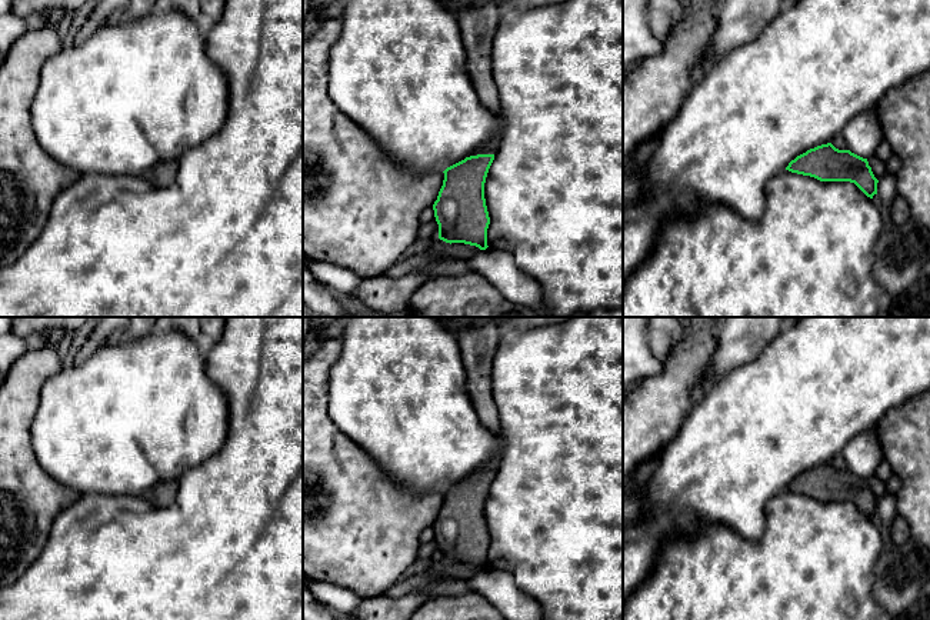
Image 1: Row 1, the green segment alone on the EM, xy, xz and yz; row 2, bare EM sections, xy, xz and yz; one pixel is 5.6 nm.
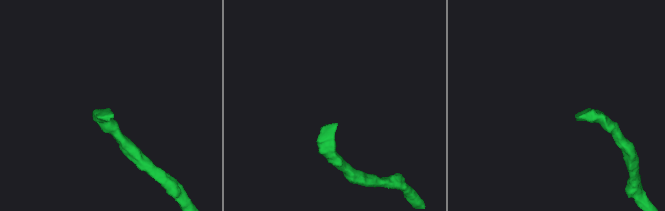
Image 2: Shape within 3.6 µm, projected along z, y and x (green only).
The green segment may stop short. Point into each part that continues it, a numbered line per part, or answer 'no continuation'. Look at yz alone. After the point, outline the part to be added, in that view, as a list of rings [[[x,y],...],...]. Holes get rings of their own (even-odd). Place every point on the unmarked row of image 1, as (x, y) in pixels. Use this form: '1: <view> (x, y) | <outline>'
no continuation

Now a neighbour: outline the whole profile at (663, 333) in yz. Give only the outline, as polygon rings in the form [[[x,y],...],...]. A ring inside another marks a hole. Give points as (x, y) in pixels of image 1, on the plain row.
[[[647,317],[646,330],[653,354],[663,361],[686,334],[686,326],[679,317]]]

